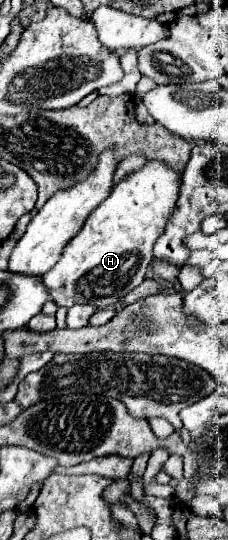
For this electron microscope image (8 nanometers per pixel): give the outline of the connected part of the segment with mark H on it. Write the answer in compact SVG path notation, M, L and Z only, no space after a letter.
M148 162L142 170L132 172L110 192L108 200L104 200L84 222L84 228L66 244L60 260L52 270L42 276L44 286L50 292L50 298L56 306L74 306L74 304L90 304L96 310L108 308L124 298L130 290L134 290L146 276L146 270L152 262L152 246L158 236L164 232L164 226L174 210L176 198L180 192L180 174L168 168L164 162Z

